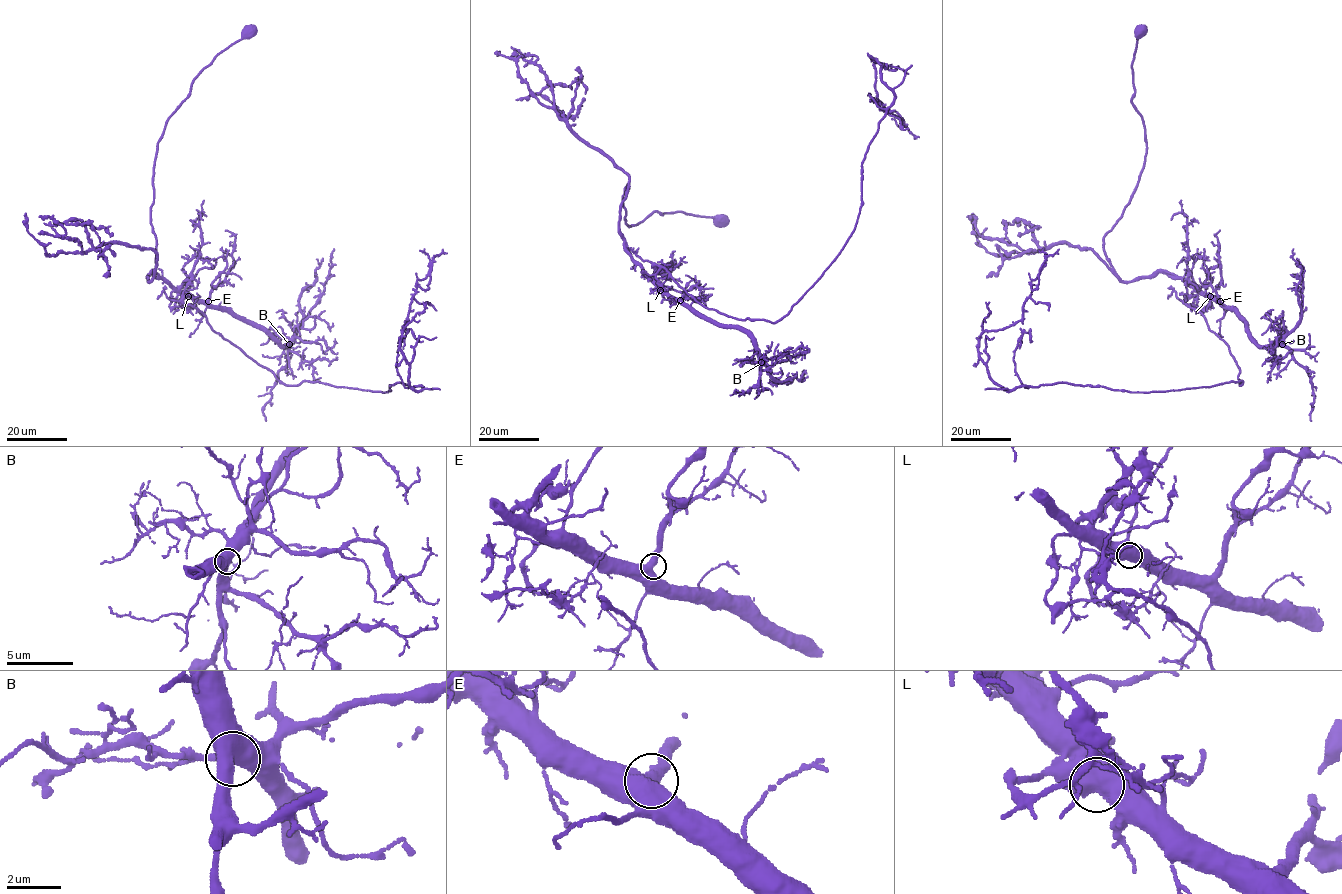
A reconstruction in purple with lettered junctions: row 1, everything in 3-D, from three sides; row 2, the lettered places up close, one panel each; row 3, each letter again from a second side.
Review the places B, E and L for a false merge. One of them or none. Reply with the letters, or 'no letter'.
L

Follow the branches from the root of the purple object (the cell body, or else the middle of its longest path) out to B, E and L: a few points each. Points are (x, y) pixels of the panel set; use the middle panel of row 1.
B: (720, 220), (655, 211), (629, 226), (628, 183), (619, 235), (670, 295), (745, 332), (761, 362)
E: (720, 220), (655, 211), (629, 226), (624, 188), (628, 183), (619, 219), (624, 245), (645, 272), (680, 300)
L: (720, 220), (655, 211), (629, 226), (623, 205), (627, 185), (619, 235), (630, 257), (660, 290)

